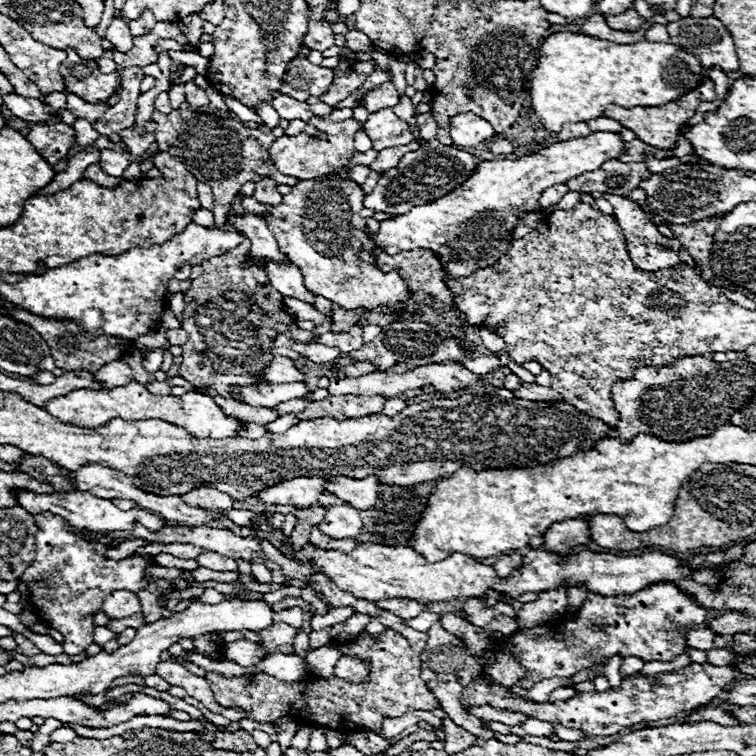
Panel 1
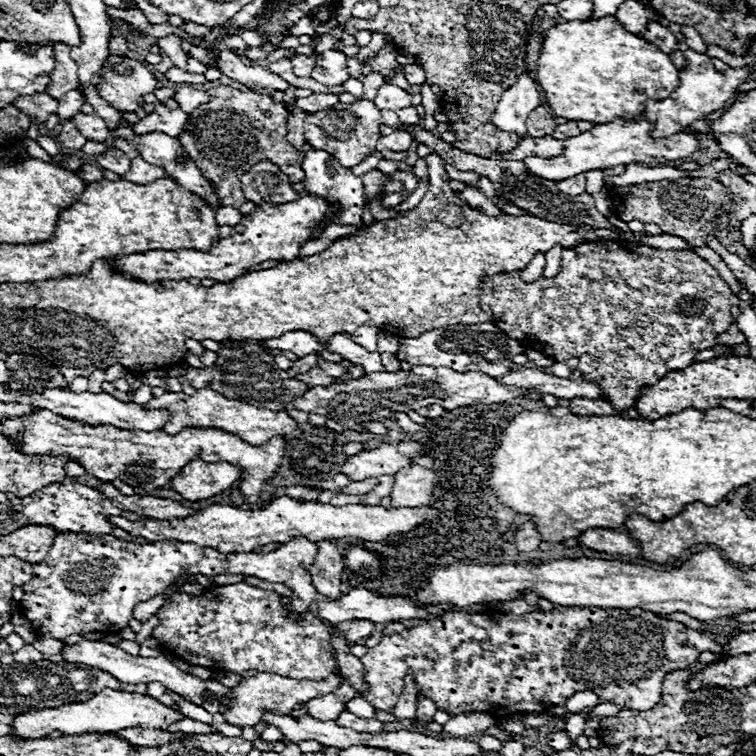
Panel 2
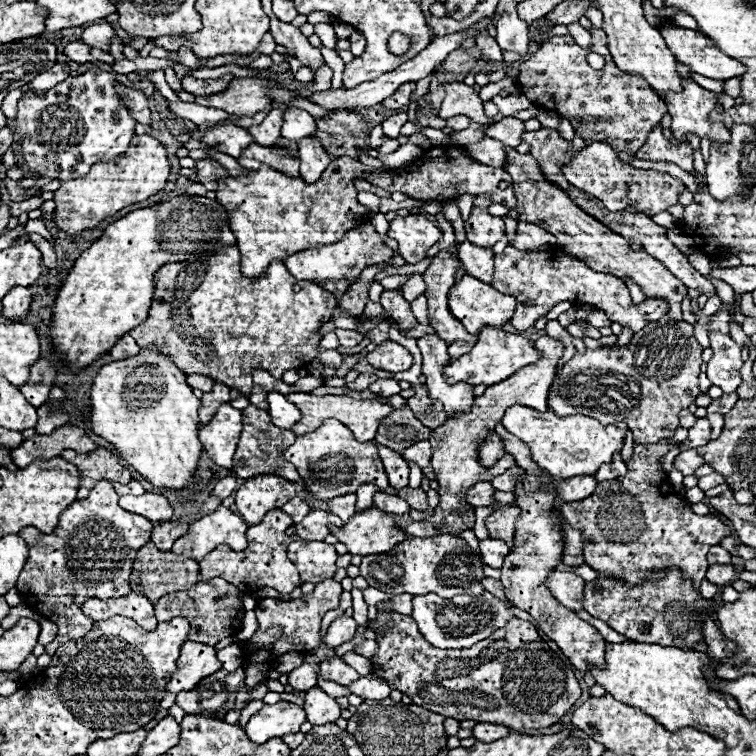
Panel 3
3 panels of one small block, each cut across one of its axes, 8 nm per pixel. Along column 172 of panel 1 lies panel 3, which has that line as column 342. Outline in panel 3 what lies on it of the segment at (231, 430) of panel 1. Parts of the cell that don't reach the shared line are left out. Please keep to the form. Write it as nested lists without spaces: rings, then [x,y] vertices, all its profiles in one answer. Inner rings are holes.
[[[310,392],[288,394],[288,400],[294,402],[298,406],[298,410],[302,412],[302,420],[298,420],[298,424],[294,424],[294,428],[292,428],[292,432],[296,436],[316,430],[322,424],[322,420],[326,420],[326,418],[336,418],[342,424],[346,424],[346,428],[352,430],[352,434],[354,434],[354,438],[358,442],[374,440],[374,434],[376,434],[376,428],[380,424],[380,418],[388,416],[394,410],[394,408],[390,408],[386,404],[380,404],[378,400],[354,400],[350,396],[314,396]]]

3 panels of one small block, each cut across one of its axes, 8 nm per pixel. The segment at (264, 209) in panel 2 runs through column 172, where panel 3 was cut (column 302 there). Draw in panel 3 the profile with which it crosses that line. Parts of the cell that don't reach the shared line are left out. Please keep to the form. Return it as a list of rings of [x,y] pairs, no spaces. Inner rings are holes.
[[[366,222],[362,224],[362,228],[354,228],[354,232],[346,232],[346,236],[334,244],[292,254],[290,258],[284,260],[284,264],[298,280],[338,280],[338,278],[356,278],[366,266],[386,262],[392,256],[393,251],[382,242],[374,226]]]

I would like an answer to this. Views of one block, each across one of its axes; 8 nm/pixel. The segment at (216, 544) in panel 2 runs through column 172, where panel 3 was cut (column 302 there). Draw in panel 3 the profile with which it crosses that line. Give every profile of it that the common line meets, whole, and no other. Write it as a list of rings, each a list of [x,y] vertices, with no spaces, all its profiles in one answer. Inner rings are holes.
[[[310,510],[304,520],[300,524],[294,524],[288,534],[296,534],[300,536],[302,540],[324,540],[330,530],[328,530],[328,524],[334,516],[330,512],[324,512],[324,510]]]

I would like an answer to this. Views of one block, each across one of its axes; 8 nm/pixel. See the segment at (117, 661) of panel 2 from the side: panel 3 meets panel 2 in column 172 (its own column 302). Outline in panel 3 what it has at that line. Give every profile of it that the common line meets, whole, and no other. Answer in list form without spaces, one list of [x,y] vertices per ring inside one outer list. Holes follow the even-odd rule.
[[[306,654],[304,658],[304,664],[294,668],[290,674],[288,674],[288,684],[296,690],[296,692],[308,692],[312,686],[316,686],[316,670],[314,666],[322,662],[322,656],[320,654]]]

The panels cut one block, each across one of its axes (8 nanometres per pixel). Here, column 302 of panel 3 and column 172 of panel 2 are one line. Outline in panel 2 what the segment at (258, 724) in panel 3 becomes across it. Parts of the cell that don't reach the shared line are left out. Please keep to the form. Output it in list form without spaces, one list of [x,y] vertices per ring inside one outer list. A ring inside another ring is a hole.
[[[112,688],[102,690],[100,694],[92,696],[86,702],[78,702],[78,704],[64,704],[58,708],[44,708],[40,712],[26,712],[26,714],[18,714],[14,718],[12,728],[16,730],[18,738],[44,738],[54,730],[60,730],[66,736],[72,734],[84,734],[84,732],[116,732],[116,730],[124,730],[124,728],[166,728],[168,724],[174,724],[178,720],[182,720],[184,716],[160,702],[156,702],[150,696],[142,696],[142,694],[132,694],[132,692],[118,692]]]

